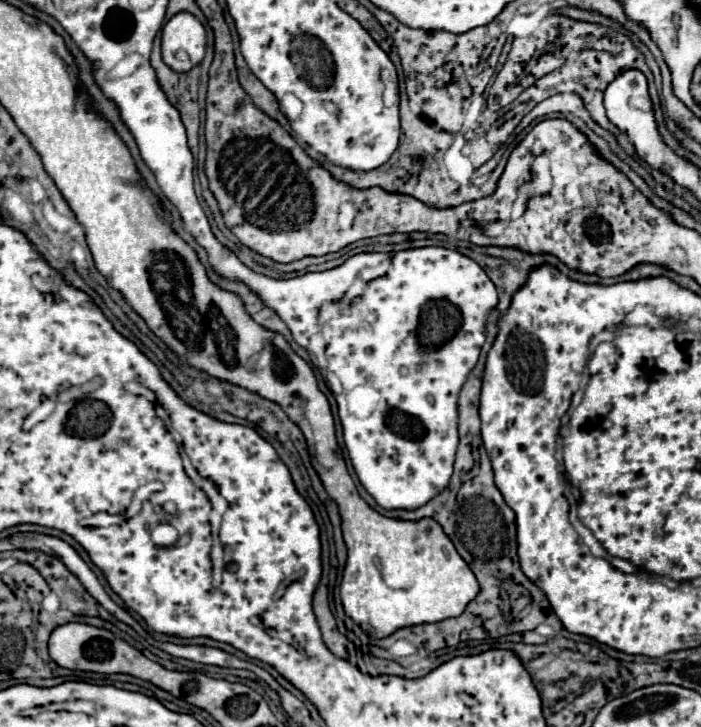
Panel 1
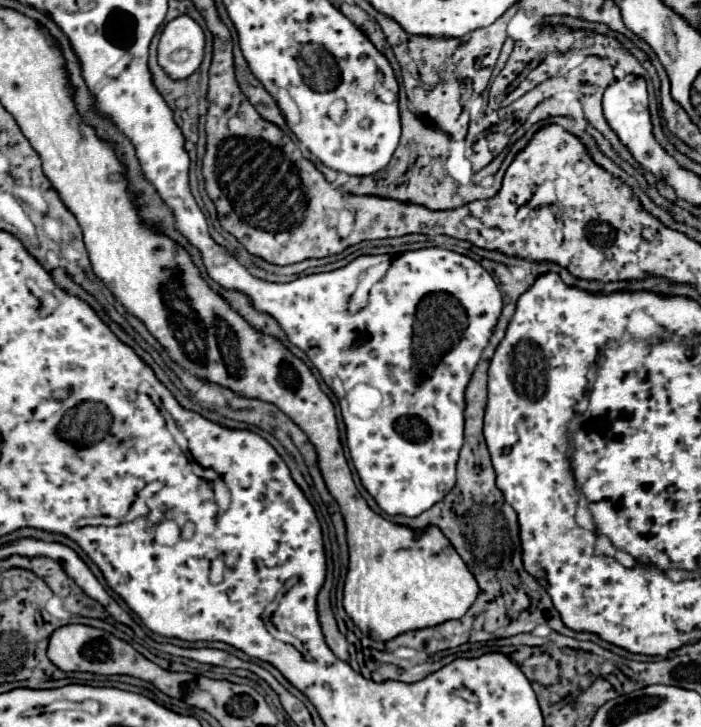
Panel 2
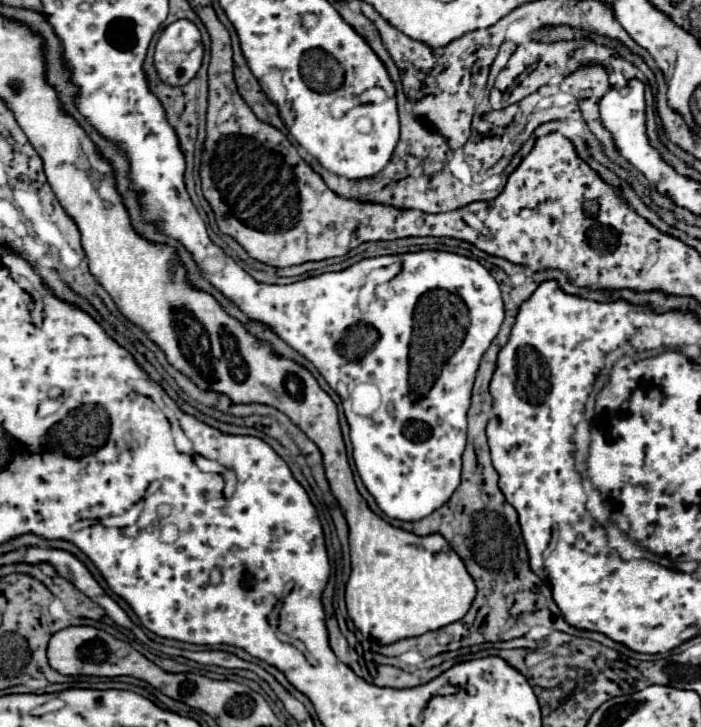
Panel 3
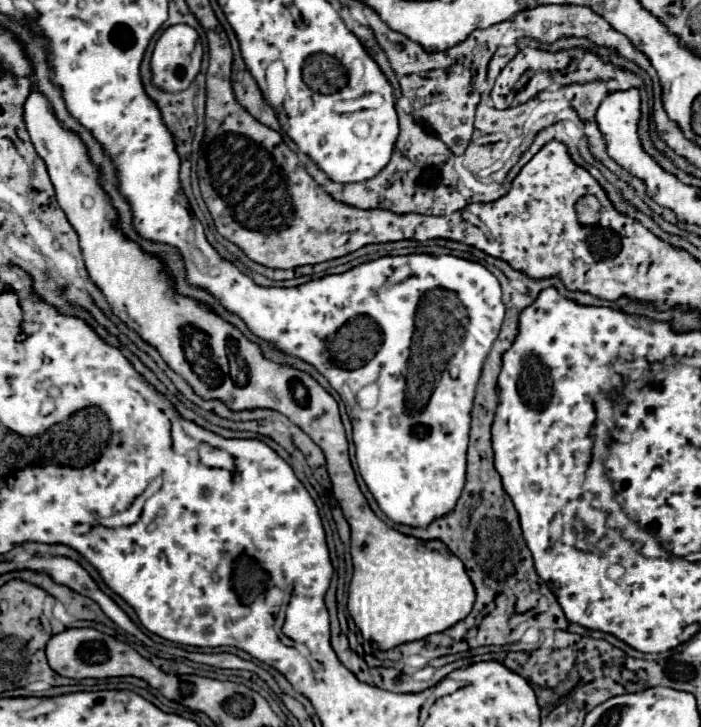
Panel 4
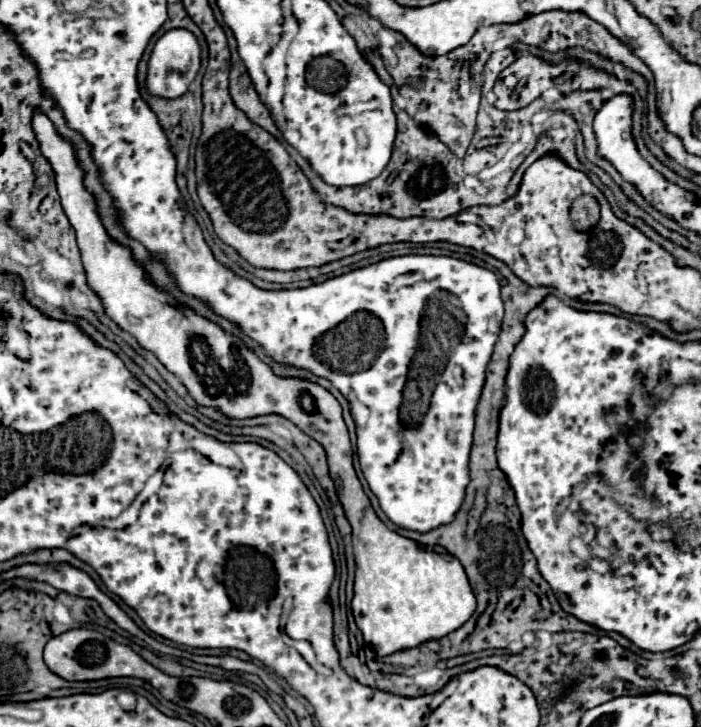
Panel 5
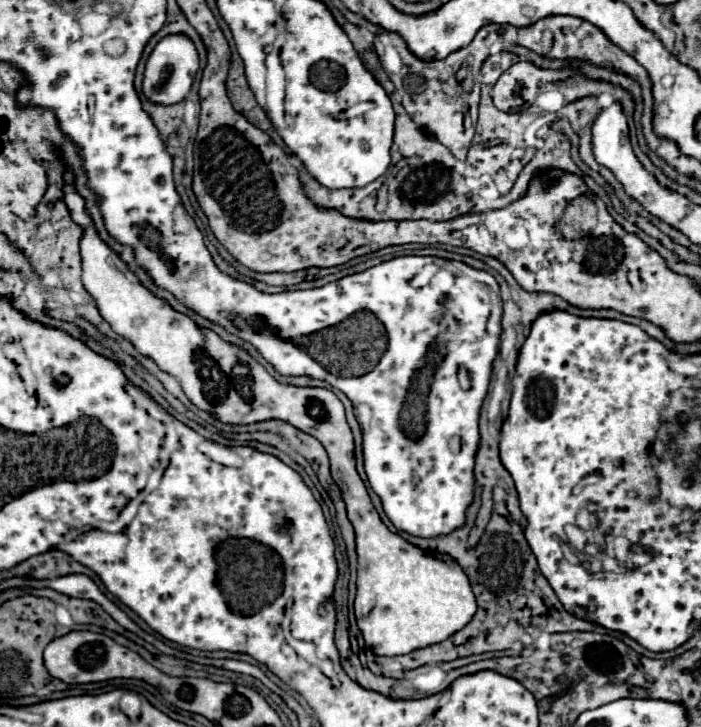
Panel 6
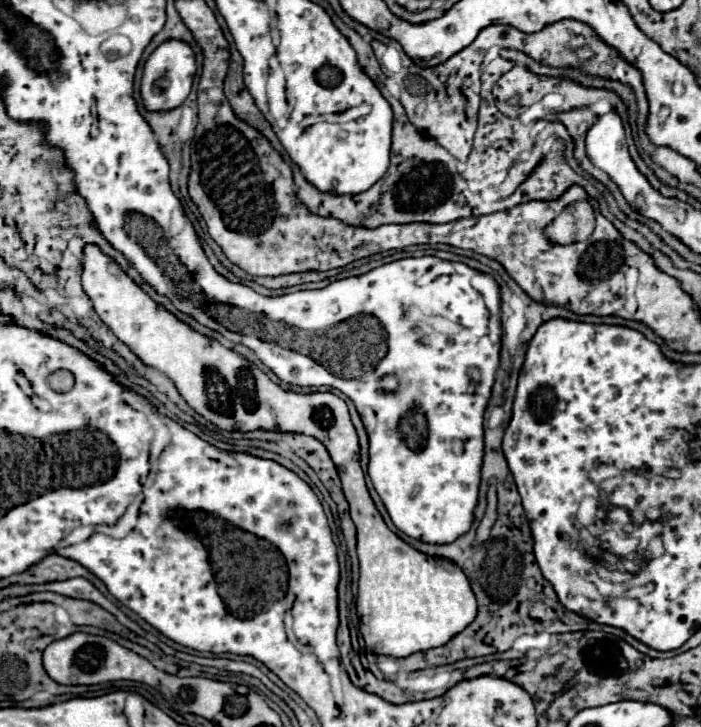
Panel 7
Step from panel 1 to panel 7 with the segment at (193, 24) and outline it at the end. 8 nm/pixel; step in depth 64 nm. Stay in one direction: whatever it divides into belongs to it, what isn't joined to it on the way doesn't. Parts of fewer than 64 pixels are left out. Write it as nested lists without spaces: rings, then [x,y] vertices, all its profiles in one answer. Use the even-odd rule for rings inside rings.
[[[168,40],[168,44],[160,44],[160,48],[152,52],[152,56],[146,60],[144,66],[144,76],[140,86],[144,108],[150,112],[162,112],[180,106],[190,94],[194,74],[196,74],[196,60],[188,44],[180,44],[180,40]]]

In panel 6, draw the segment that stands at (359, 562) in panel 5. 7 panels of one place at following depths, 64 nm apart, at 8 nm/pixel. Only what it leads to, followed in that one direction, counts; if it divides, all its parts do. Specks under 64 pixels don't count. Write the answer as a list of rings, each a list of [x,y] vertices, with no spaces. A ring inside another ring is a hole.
[[[66,172],[64,180],[68,180],[68,208],[72,208],[72,216],[84,224],[84,240],[80,242],[82,284],[112,330],[132,342],[142,356],[152,358],[160,370],[174,376],[188,400],[196,408],[210,412],[222,424],[282,420],[318,438],[326,448],[332,476],[342,490],[348,518],[356,530],[358,592],[354,608],[366,646],[378,656],[400,656],[444,642],[454,632],[462,630],[476,614],[476,598],[468,576],[454,560],[448,564],[446,560],[412,546],[400,534],[392,534],[384,526],[356,470],[354,436],[344,416],[344,404],[338,396],[324,388],[278,384],[246,350],[224,342],[212,330],[198,328],[188,316],[172,310],[164,300],[158,300],[138,282],[134,272],[128,270],[118,254],[112,252],[100,236],[96,236],[92,218],[84,208],[84,200],[72,188],[72,172]]]

